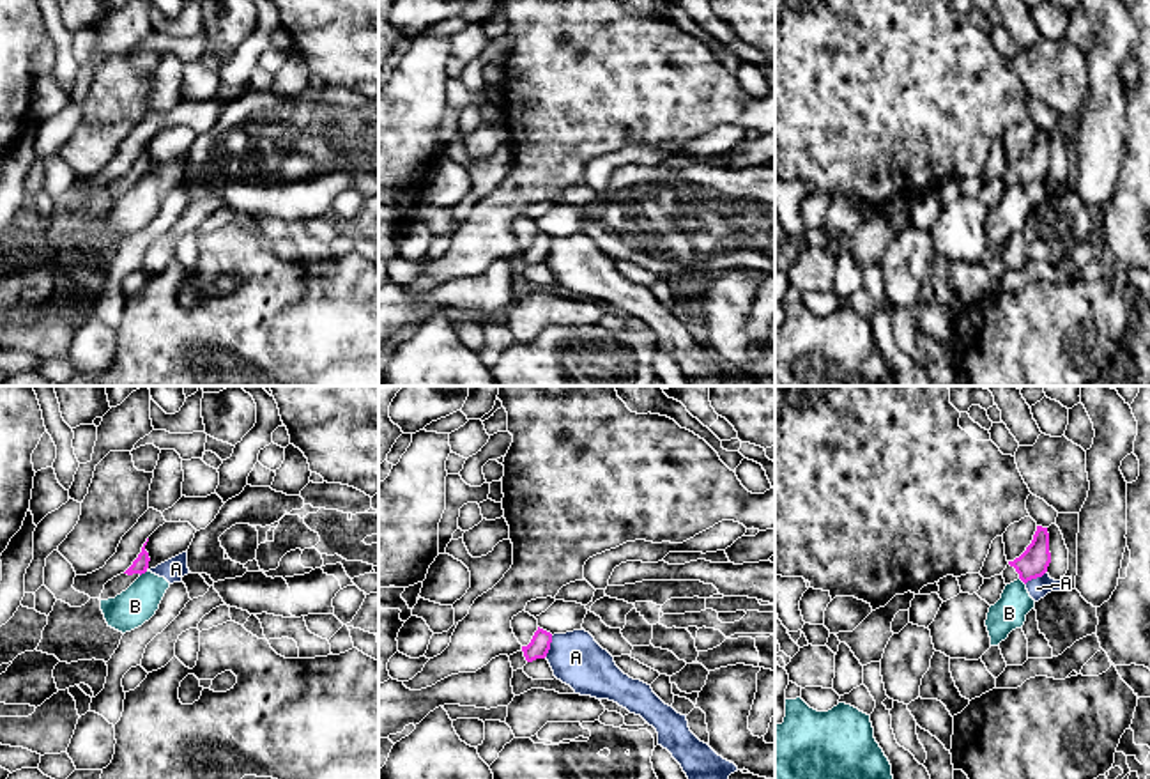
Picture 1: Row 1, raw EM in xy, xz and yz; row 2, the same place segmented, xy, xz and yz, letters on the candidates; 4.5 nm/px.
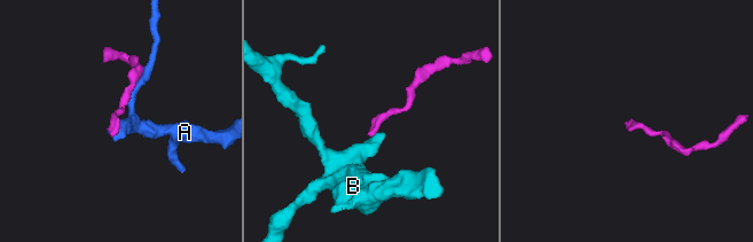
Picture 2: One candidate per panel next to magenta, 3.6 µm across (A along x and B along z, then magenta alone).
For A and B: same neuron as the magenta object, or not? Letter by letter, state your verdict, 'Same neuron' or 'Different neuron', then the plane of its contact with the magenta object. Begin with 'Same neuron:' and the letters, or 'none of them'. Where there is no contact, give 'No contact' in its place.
Same neuron: none of them
A: Different neuron. Touches magenta in xz
B: Different neuron. Touches magenta in xy

